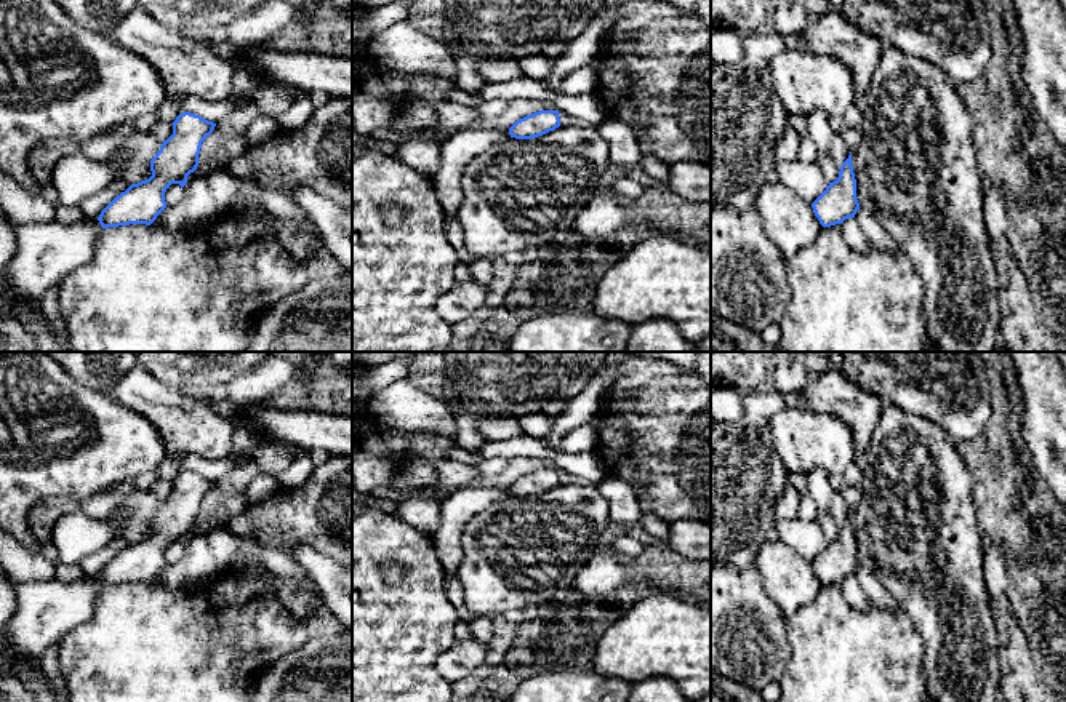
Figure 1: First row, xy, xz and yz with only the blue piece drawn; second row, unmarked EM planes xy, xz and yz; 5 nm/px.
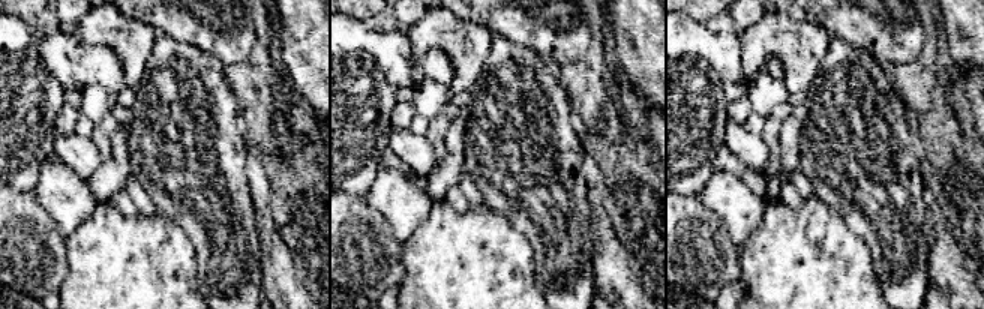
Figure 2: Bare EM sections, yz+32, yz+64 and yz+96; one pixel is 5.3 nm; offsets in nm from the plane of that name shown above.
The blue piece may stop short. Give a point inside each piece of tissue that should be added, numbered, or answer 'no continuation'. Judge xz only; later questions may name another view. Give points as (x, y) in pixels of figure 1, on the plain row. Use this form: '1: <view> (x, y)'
no continuation

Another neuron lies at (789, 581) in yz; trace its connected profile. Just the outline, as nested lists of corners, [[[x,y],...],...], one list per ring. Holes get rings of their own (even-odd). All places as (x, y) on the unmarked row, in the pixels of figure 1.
[[[775,536],[759,547],[755,566],[767,596],[784,619],[812,603],[823,587],[812,561]]]

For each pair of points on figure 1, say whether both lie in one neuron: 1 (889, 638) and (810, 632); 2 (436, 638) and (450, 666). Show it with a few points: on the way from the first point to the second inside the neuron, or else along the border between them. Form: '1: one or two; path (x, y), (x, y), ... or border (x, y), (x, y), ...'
1: one; path (869, 638), (829, 638)
2: two; border (455, 640), (436, 661), (436, 670), (450, 685)

